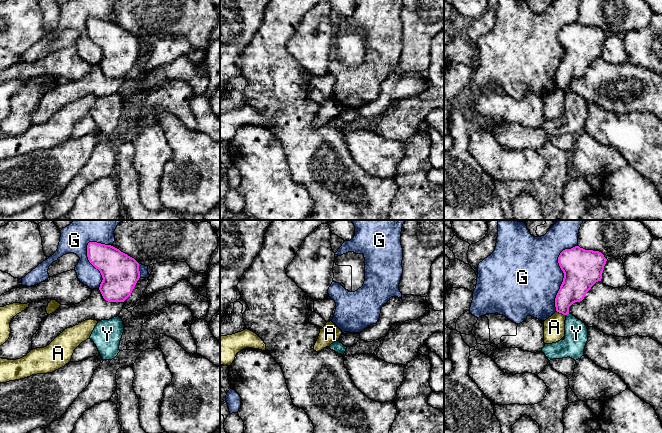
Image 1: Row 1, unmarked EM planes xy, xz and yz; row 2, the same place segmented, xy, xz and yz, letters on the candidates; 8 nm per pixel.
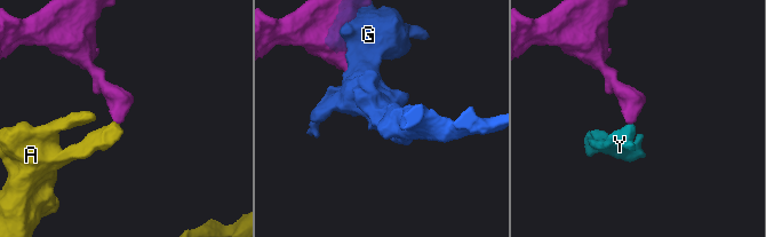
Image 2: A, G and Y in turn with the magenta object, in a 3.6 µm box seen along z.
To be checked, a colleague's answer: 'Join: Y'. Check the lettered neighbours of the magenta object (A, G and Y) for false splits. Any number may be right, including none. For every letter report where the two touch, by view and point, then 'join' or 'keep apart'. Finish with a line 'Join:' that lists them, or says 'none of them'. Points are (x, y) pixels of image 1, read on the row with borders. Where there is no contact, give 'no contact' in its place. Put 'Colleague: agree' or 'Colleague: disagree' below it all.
A: yz (561, 312) | keep apart
G: yz (564, 274) | keep apart
Y: yz (567, 313) | keep apart
Join: none of them
Colleague: disagree

